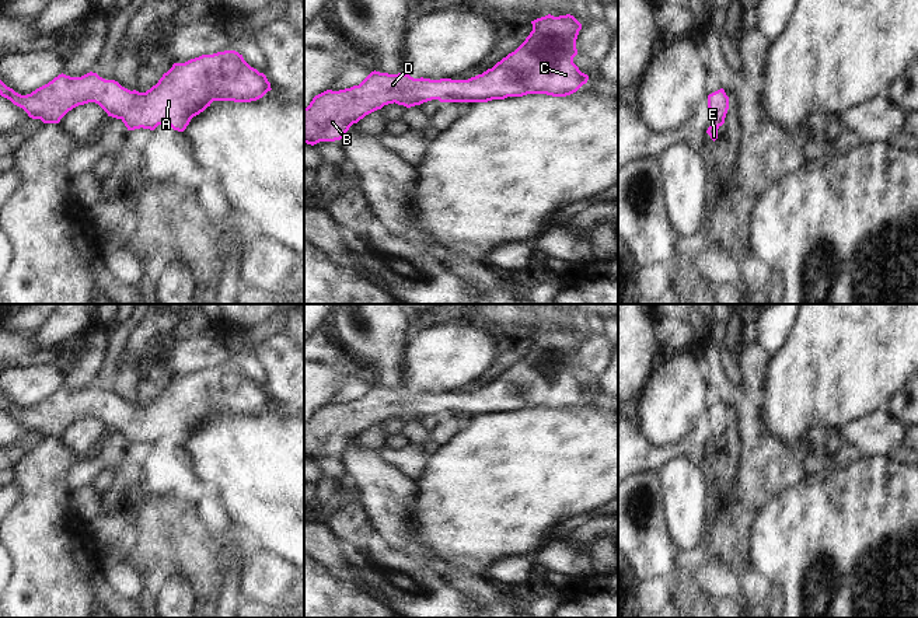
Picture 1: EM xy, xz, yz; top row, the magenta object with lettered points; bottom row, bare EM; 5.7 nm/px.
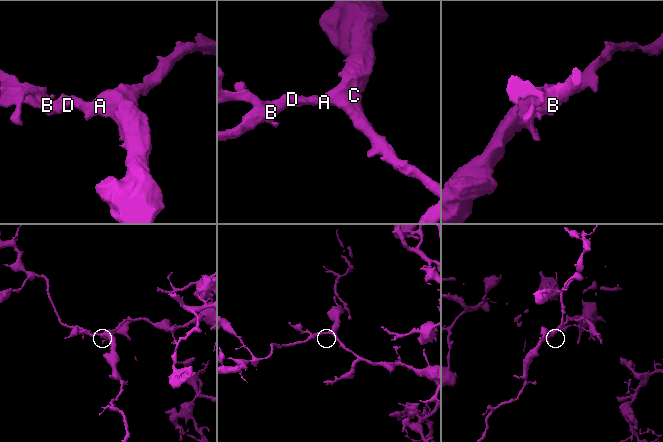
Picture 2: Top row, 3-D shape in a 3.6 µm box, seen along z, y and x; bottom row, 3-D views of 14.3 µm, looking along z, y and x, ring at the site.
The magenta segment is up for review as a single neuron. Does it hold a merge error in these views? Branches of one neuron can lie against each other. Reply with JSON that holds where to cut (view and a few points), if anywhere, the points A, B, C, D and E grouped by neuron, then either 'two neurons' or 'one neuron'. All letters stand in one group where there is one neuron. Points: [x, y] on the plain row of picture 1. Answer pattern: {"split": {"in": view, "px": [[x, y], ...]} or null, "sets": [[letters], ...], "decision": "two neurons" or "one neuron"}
{"split": null, "sets": [["A", "B", "C", "D", "E"]], "decision": "one neuron"}

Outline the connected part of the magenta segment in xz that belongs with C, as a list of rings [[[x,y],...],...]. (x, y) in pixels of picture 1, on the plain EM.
[[[551,328],[531,335],[533,345],[526,355],[492,383],[468,394],[451,392],[413,392],[409,388],[388,388],[371,385],[359,399],[332,405],[327,404],[313,412],[304,422],[304,457],[341,454],[353,437],[388,418],[406,422],[439,413],[440,416],[488,416],[507,411],[527,408],[547,408],[566,411],[587,397],[589,390],[573,377],[577,369],[576,353],[582,338],[570,328],[554,331]]]

